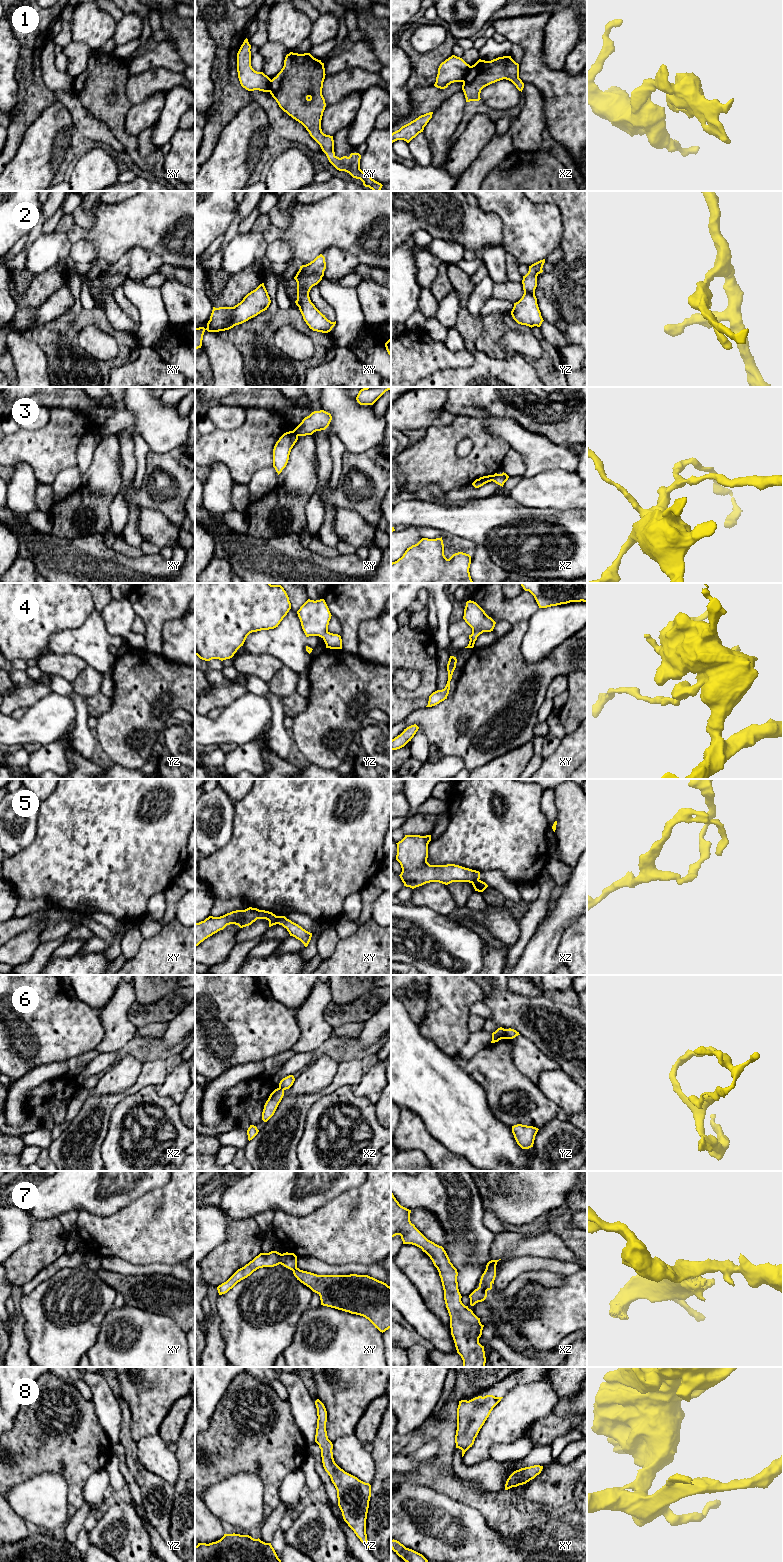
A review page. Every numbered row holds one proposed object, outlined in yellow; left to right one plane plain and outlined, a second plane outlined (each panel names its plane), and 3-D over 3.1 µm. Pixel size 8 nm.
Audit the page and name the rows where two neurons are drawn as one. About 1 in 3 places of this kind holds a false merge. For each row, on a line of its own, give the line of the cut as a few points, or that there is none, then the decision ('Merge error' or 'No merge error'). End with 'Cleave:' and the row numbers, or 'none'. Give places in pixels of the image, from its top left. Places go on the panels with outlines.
1: Split along xz (471, 66), (462, 81). Merge error
2: No split. No merge error
3: Split along xy (293, 430), (297, 436). Merge error
4: No split. No merge error
5: Split along xy (280, 916), (277, 923). Merge error
6: Split along yz (504, 1029), (508, 1038). Merge error
7: Split along xy (296, 1267), (292, 1270). Merge error
8: No split. No merge error
Cleave: 1, 3, 5, 6, 7

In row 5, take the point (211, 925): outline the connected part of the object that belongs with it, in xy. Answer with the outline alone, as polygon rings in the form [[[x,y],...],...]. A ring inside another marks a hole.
[[[249,907],[245,910],[236,910],[220,917],[209,916],[204,921],[195,923],[195,947],[208,937],[223,930],[227,925],[235,924],[240,928],[251,925],[257,919],[269,921],[269,927],[278,924],[278,918],[272,912]]]

